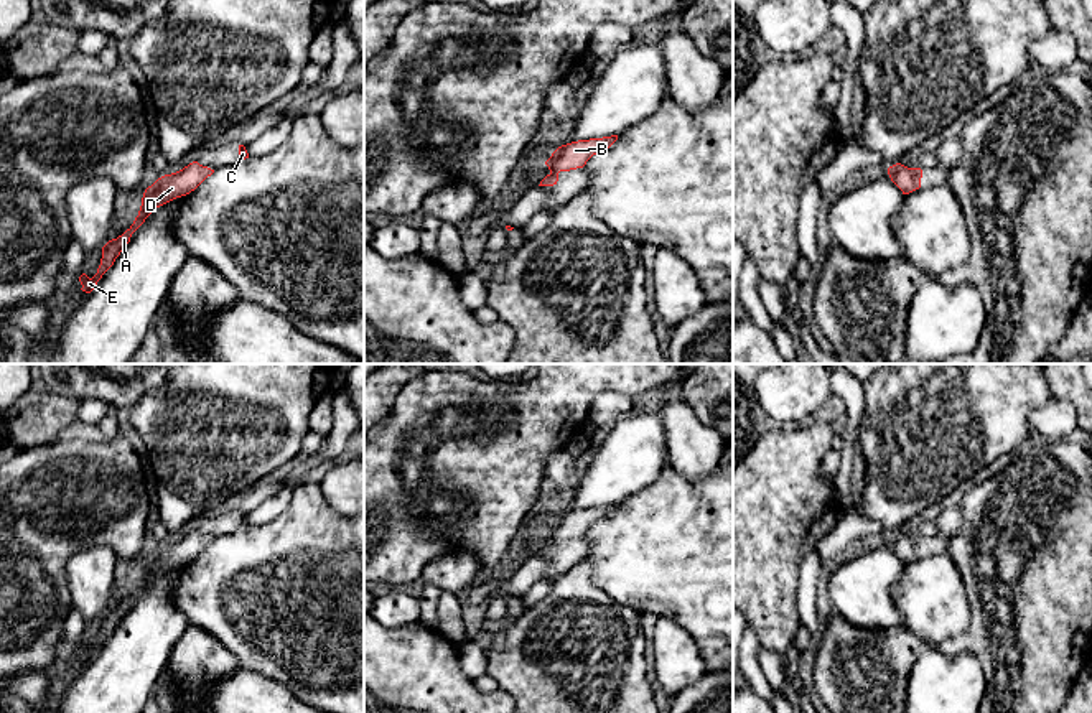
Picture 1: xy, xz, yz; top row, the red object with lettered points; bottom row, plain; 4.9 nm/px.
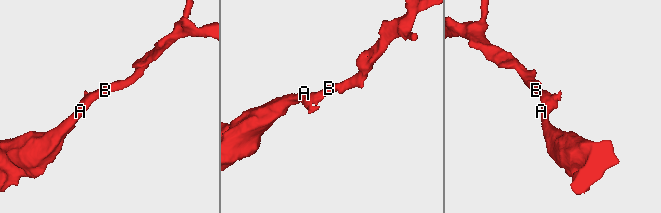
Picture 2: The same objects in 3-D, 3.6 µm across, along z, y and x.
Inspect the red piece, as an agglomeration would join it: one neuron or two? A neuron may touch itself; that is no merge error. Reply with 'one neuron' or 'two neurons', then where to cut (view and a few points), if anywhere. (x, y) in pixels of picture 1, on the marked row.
one neuron | no cut

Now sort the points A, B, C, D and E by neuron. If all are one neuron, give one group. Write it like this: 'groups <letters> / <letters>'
groups A B C D E

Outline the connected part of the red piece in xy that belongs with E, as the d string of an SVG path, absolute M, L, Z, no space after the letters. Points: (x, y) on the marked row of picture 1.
M198 161L189 163L183 170L158 178L148 186L142 198L142 206L133 224L117 239L109 240L102 247L102 259L97 273L89 278L86 273L79 277L82 291L91 293L102 275L114 265L124 247L130 242L132 234L145 222L145 219L160 206L189 194L194 191L214 170L199 165Z

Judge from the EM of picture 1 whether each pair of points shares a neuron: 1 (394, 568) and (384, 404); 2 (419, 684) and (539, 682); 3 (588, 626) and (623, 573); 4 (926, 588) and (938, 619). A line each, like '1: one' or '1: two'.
1: two
2: two
3: two
4: one

